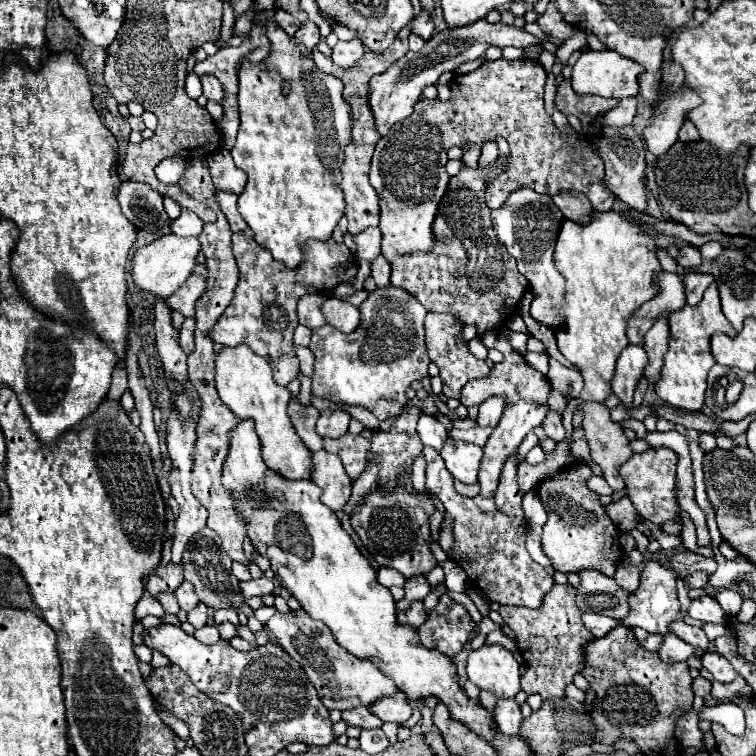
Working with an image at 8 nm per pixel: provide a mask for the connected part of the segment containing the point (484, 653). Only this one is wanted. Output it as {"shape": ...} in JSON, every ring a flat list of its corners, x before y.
{"shape":[[483,644,479,650,473,650,467,660,469,680,485,692,491,692,495,698,515,698,519,688,519,664,515,656,499,646]]}

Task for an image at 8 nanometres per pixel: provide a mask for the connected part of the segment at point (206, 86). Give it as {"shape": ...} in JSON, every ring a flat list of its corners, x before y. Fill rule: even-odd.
{"shape":[[203,74,203,76,201,76,201,84,203,84,203,96,205,96,207,100,213,100,213,102,219,102,219,104,223,102,225,90,223,90,221,82,219,82,215,76]]}

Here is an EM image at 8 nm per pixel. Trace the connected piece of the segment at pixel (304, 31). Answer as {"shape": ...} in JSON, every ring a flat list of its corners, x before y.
{"shape":[[305,22,295,34,295,42,303,44,307,50,313,50,319,42,319,28,313,22]]}

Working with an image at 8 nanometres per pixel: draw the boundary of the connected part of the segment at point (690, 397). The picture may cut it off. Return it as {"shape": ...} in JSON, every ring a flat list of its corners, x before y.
{"shape":[[713,282,707,288,703,300,697,306,685,306,685,308,681,308,681,312,673,312,673,316,669,316,669,330,671,330,669,352,663,358,665,366,661,372,661,380,655,386,655,392,663,402,667,402,673,408,697,412,697,410,701,410,701,406,705,402,707,372,715,364,715,358,709,348,711,336,715,332,725,332,730,337,738,334,721,312,717,284]]}

